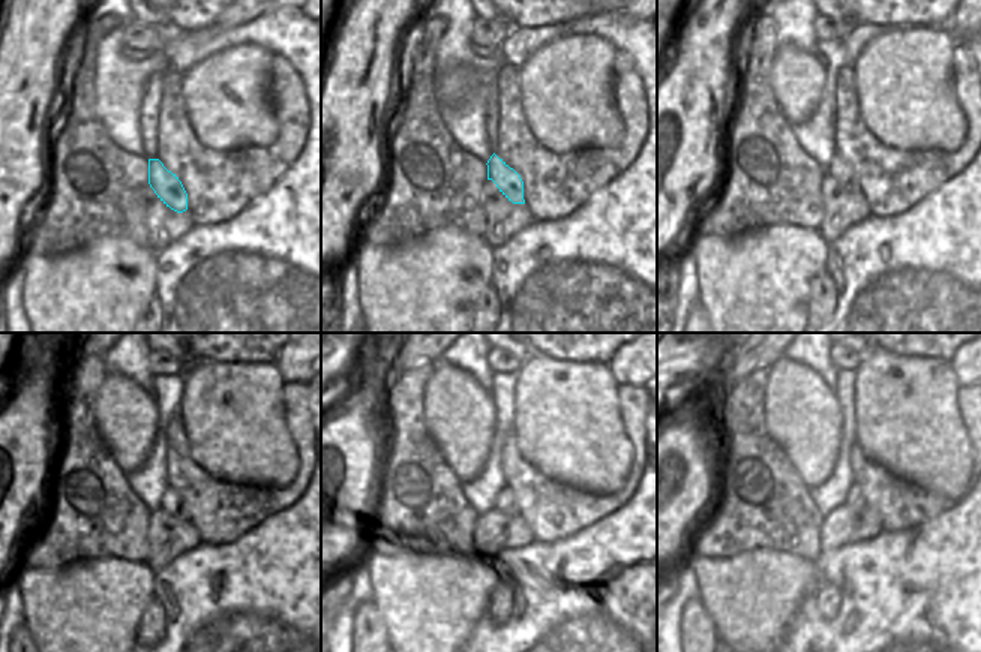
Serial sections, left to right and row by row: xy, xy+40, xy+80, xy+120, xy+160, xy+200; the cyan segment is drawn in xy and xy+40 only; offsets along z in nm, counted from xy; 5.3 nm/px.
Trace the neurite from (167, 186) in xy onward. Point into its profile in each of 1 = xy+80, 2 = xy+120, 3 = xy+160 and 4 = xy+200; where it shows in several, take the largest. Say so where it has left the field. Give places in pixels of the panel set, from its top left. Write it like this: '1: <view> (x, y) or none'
1: xy+80 (837, 168)
2: xy+120 (170, 501)
3: xy+160 (506, 501)
4: xy+200 (855, 493)

